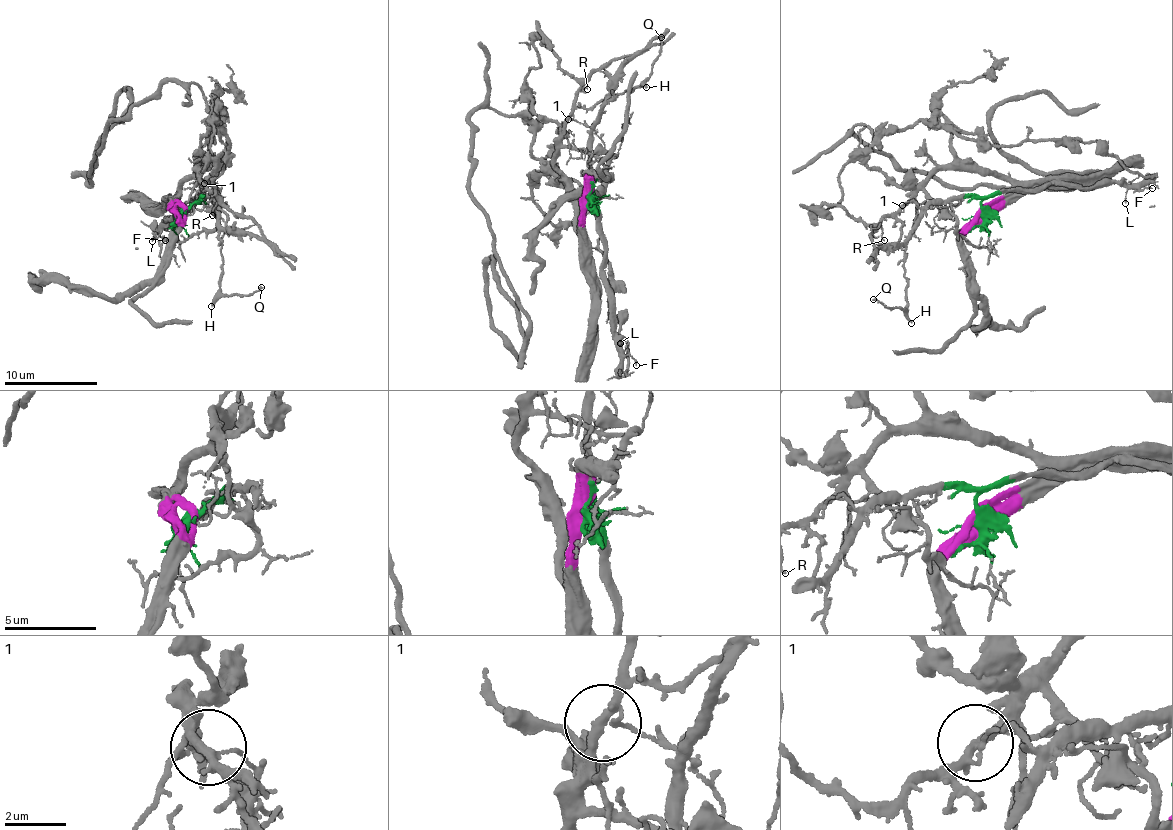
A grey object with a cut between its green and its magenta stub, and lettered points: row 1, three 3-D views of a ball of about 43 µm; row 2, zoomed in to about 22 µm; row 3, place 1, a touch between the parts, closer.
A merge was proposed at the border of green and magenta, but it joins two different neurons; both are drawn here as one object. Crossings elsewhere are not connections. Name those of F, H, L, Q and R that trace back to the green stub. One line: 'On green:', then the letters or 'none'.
On green: F, H, L, Q

